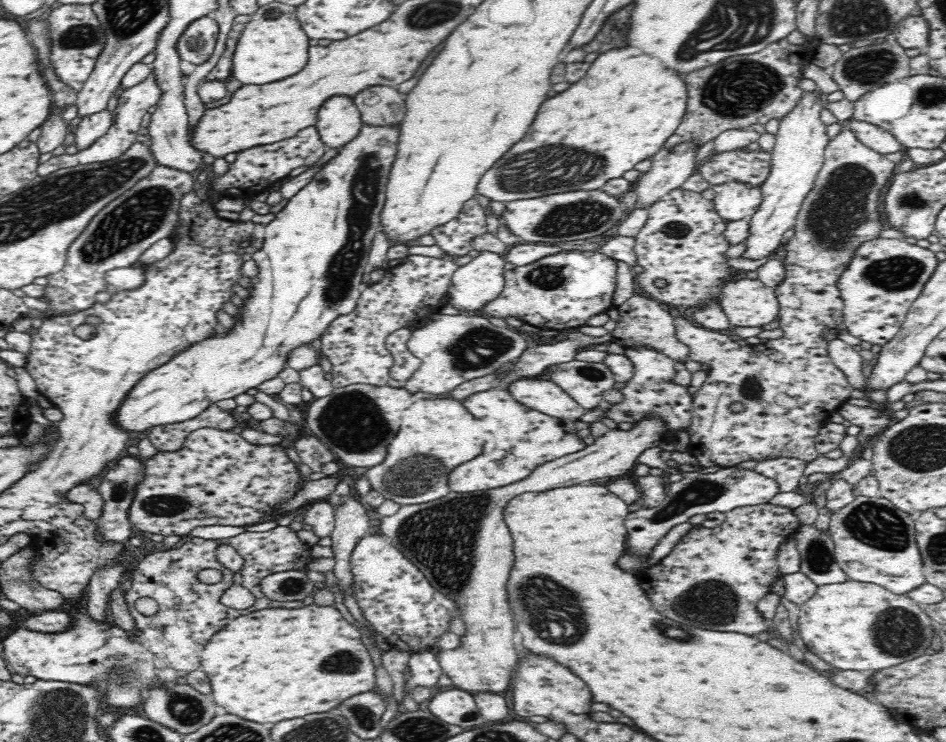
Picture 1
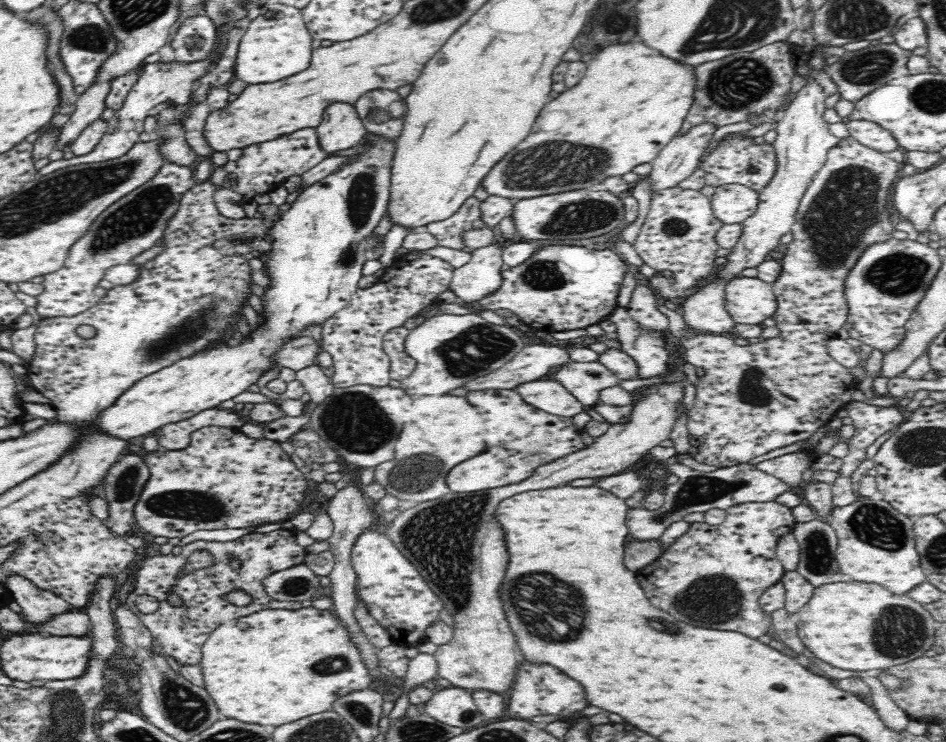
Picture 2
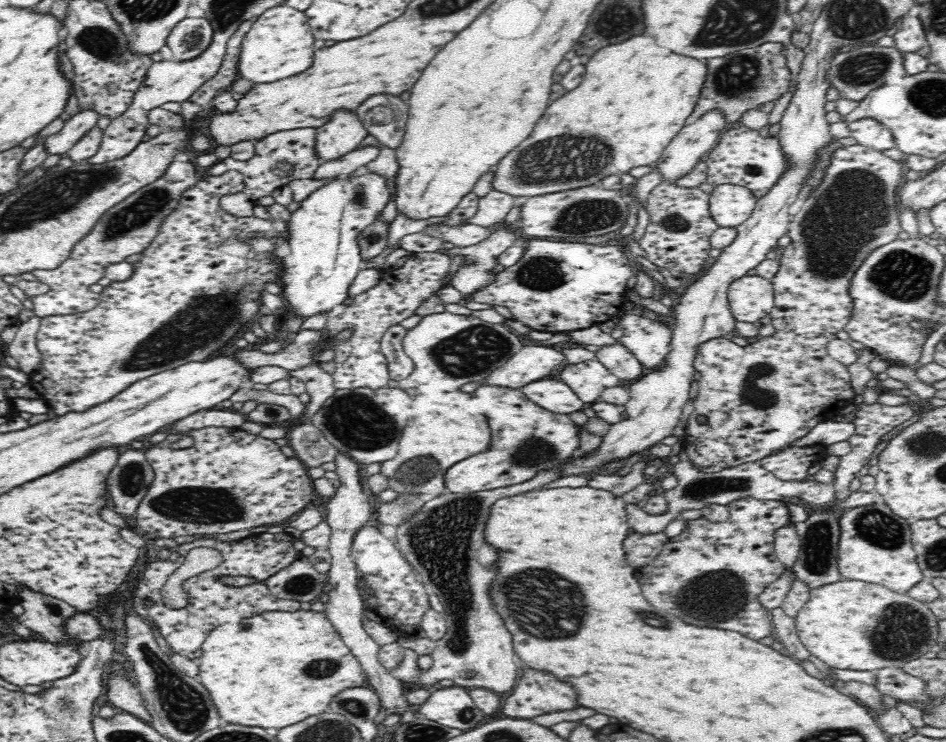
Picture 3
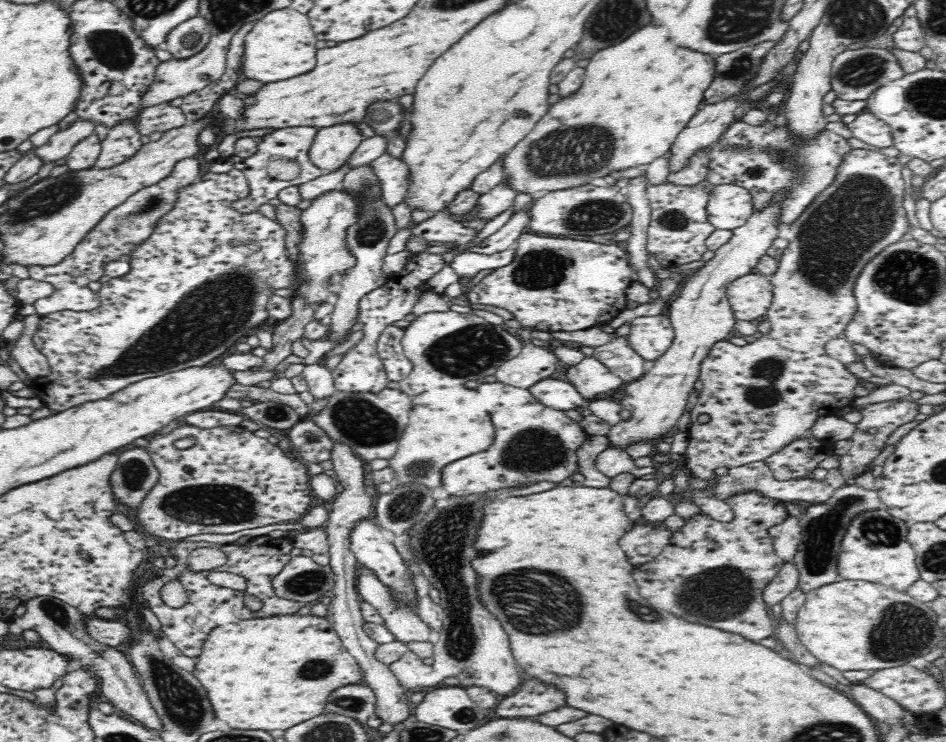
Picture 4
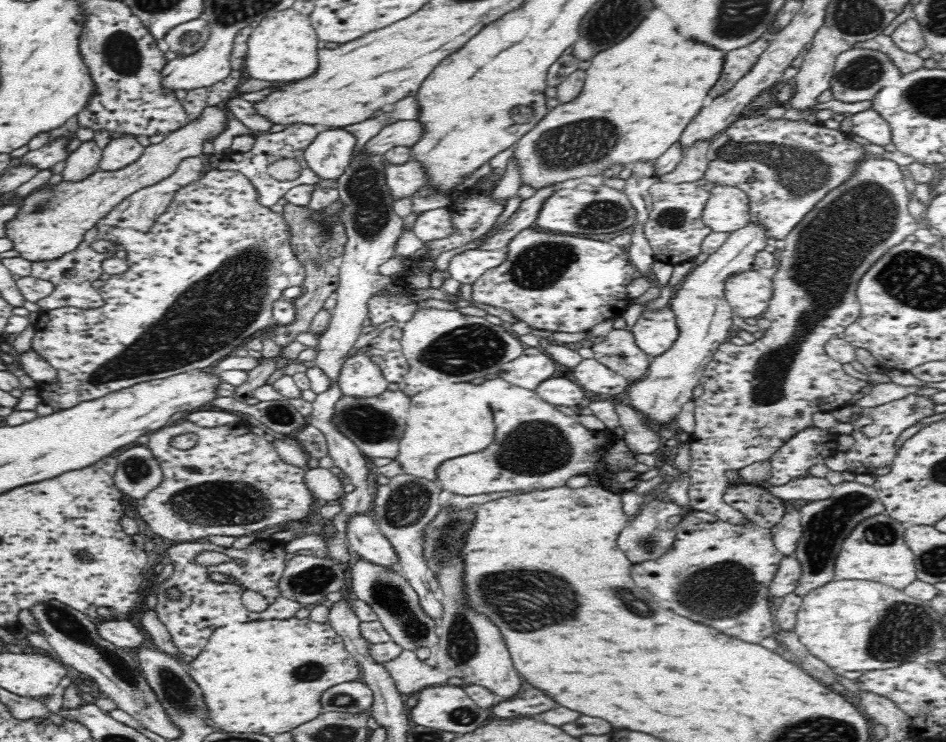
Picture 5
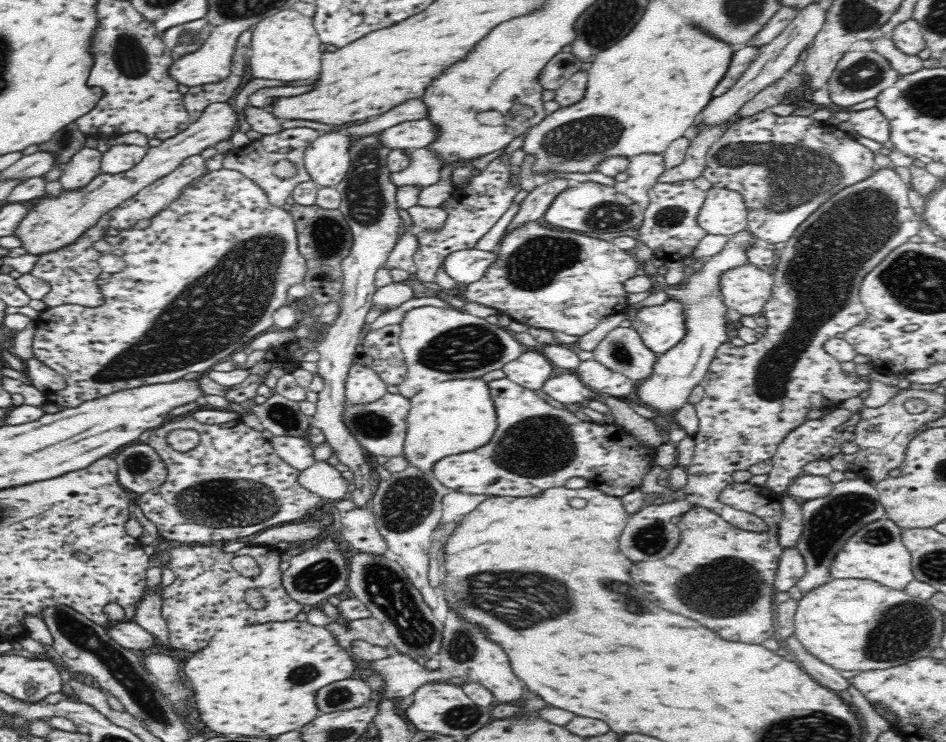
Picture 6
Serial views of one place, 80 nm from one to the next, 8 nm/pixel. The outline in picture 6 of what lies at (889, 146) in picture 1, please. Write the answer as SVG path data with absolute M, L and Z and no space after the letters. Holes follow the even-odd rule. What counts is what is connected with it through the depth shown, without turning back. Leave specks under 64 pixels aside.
M876 106L863 110L847 110L850 114L853 133L876 142L886 142L890 136L889 120Z

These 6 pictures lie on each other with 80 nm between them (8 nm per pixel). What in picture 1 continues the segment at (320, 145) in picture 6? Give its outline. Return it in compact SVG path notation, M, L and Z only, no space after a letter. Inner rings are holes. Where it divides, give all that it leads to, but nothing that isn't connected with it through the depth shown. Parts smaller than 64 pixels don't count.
M346 96L326 100L318 112L315 127L328 149L340 149L353 141L362 128L362 115L358 107Z

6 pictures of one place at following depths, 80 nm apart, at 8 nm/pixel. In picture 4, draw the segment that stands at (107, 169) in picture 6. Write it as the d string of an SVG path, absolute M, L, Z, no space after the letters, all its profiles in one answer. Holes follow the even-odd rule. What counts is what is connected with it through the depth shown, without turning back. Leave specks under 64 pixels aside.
M130 121L113 126L106 135L106 139L101 142L101 154L98 156L95 168L106 170L122 162L128 162L130 157L138 154L138 150L142 148L140 137L141 134Z

